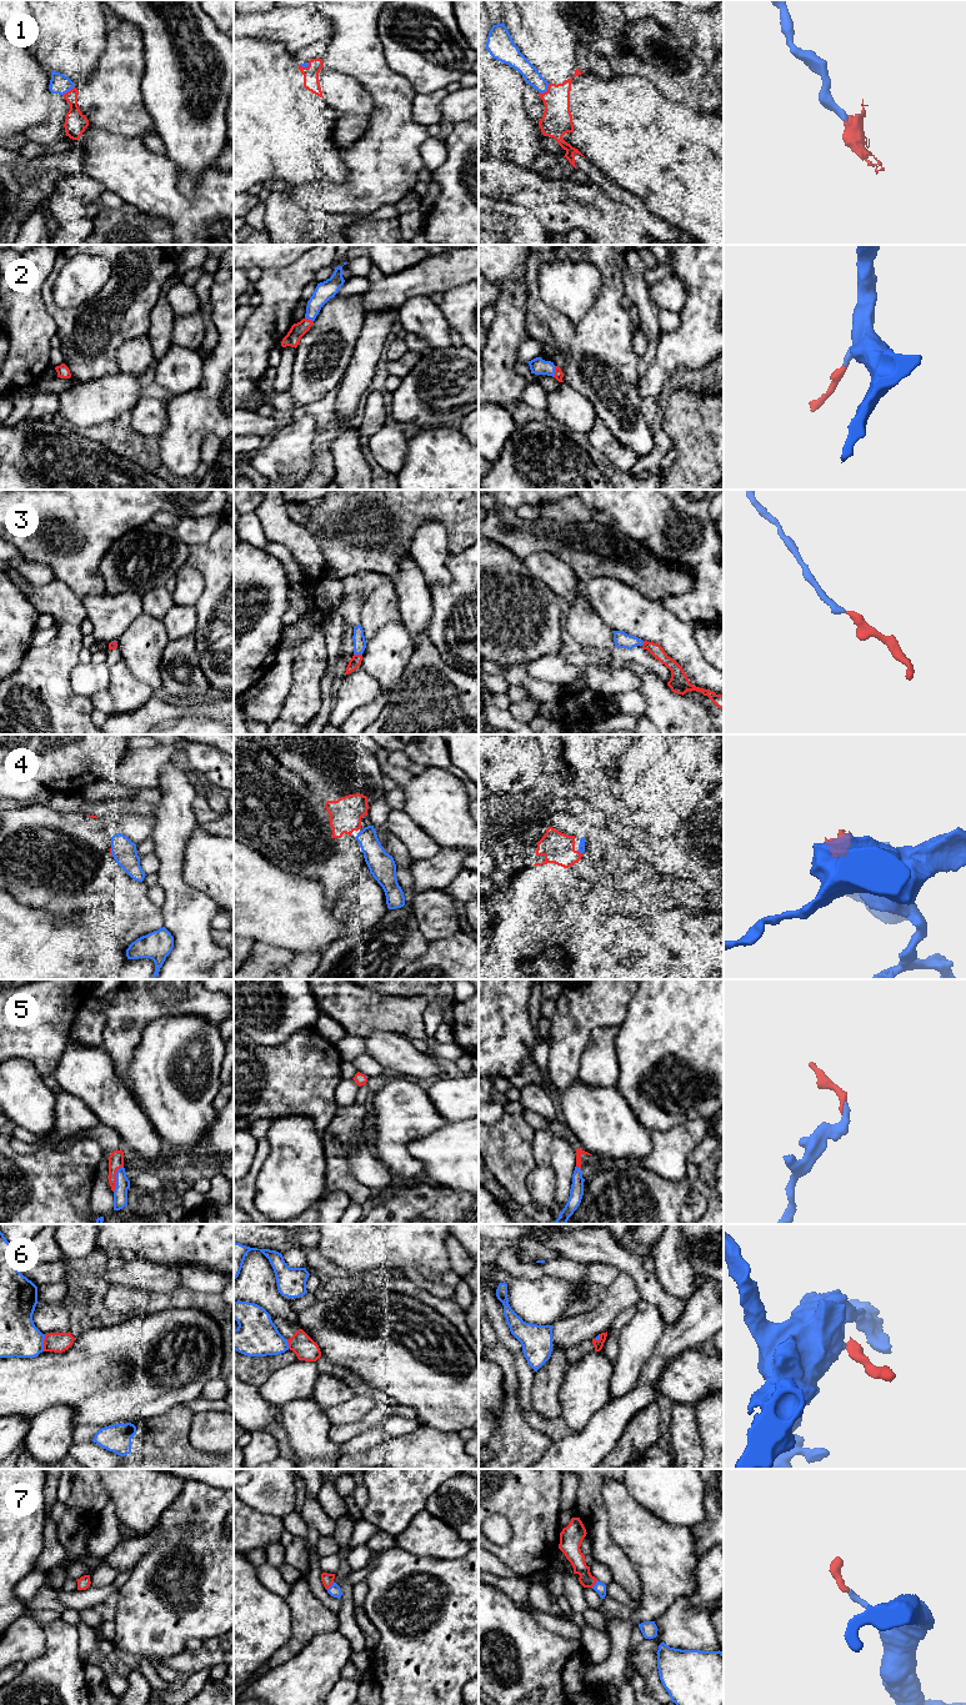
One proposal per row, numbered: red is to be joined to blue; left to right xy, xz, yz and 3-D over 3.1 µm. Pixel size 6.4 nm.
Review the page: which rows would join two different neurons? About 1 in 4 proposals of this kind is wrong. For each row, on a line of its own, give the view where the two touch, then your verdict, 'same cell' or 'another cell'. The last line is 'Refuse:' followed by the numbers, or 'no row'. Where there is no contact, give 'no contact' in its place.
1: yz | same cell
2: yz | same cell
3: xz | same cell
4: xy | same cell
5: xy | same cell
6: xy | another cell
7: xz | same cell
Refuse: 6

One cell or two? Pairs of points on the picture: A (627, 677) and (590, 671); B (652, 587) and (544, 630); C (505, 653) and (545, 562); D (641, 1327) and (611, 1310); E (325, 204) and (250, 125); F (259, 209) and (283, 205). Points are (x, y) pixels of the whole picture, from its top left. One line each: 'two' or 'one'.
A: one
B: two
C: two
D: two
E: two
F: two

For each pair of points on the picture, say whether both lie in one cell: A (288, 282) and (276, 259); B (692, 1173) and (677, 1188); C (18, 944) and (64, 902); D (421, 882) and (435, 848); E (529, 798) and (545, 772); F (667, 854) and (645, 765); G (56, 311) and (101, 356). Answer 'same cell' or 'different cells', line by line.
A: different cells
B: same cell
C: different cells
D: different cells
E: different cells
F: different cells
G: same cell

